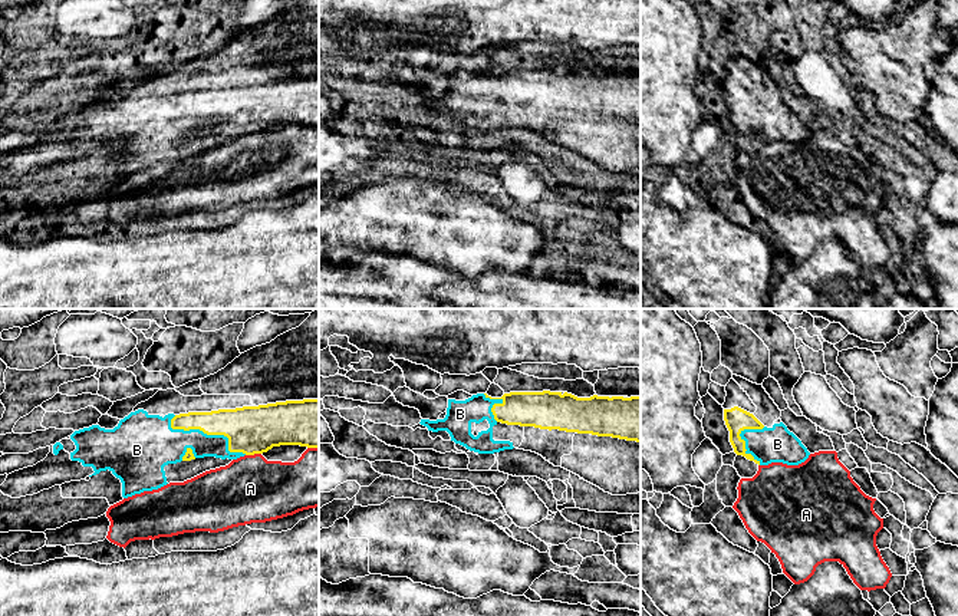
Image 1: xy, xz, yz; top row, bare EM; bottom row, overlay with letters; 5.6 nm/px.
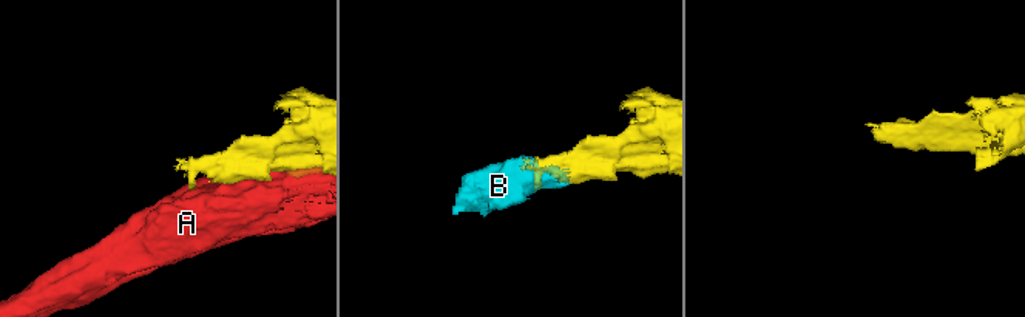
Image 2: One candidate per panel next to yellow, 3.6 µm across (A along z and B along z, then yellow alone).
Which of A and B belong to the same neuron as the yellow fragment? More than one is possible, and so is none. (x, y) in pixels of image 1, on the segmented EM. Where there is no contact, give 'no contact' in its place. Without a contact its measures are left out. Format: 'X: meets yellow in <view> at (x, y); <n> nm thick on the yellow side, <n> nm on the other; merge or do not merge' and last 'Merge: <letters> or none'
A: meets yellow in xy at (253, 454); 280 nm thick on the yellow side, 380 nm on the other; do not merge
B: meets yellow in xy at (210, 434); 280 nm thick on the yellow side, 200 nm on the other; merge
Merge: B

